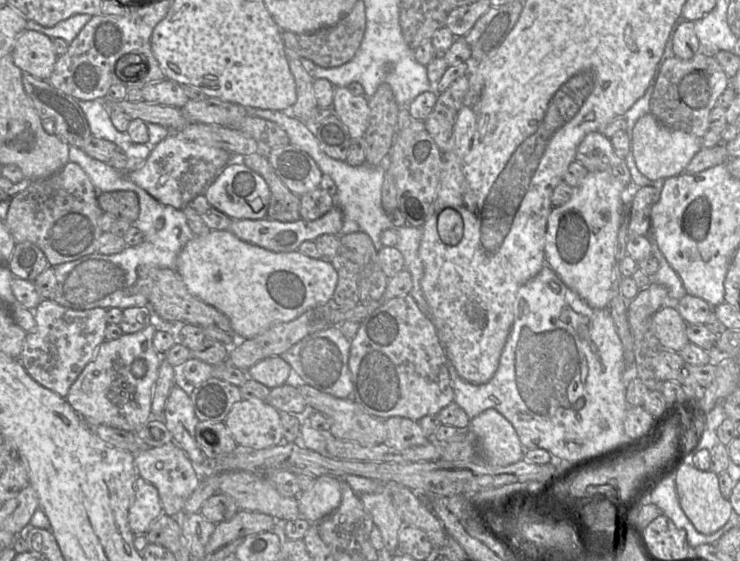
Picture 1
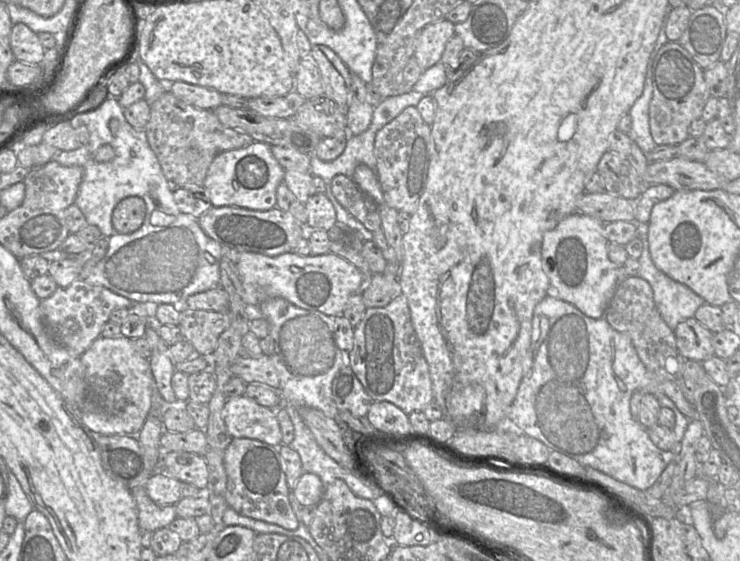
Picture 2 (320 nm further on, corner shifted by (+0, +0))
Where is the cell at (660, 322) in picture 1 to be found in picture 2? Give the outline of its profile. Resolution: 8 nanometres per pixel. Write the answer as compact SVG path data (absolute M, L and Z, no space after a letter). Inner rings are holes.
M694 317L679 323L674 333L677 348L685 359L704 362L715 355L712 345L714 333Z

